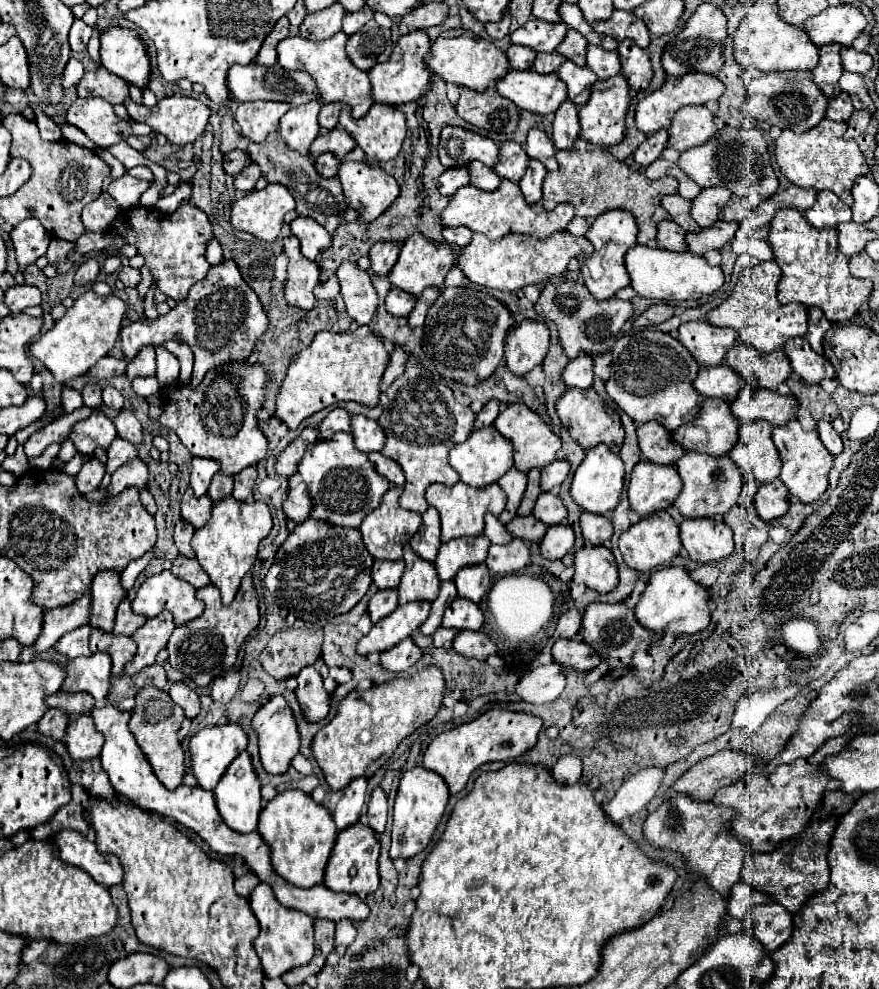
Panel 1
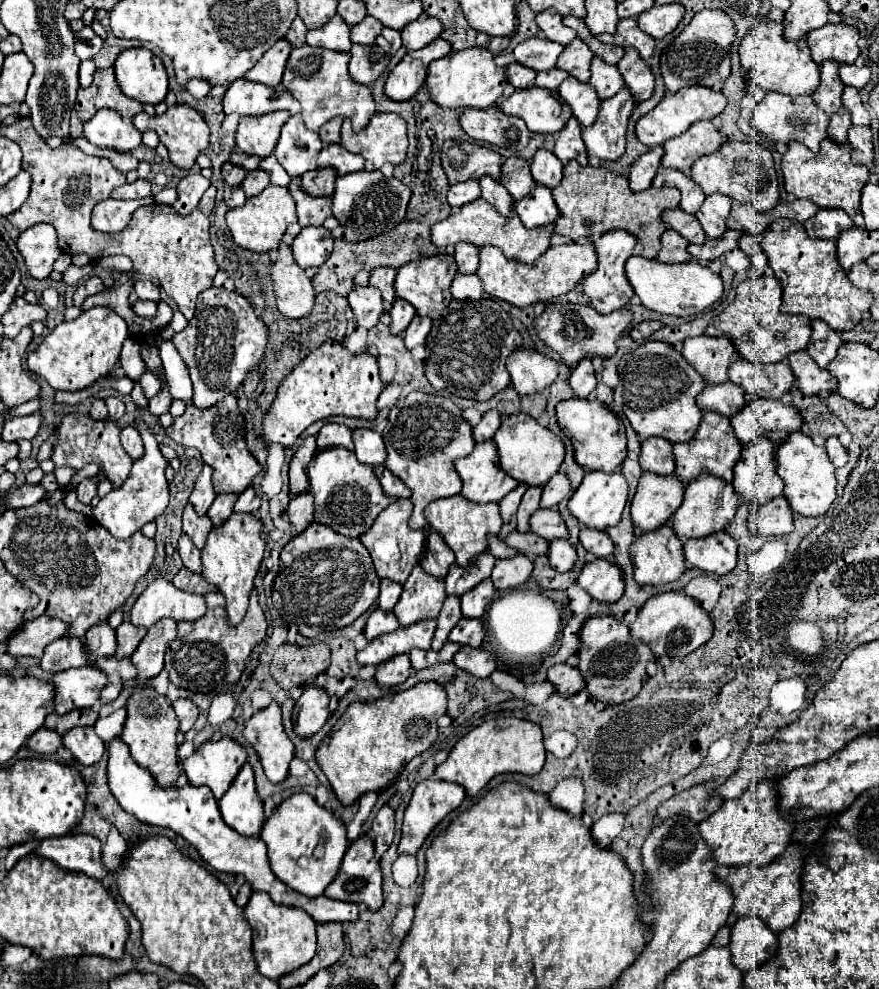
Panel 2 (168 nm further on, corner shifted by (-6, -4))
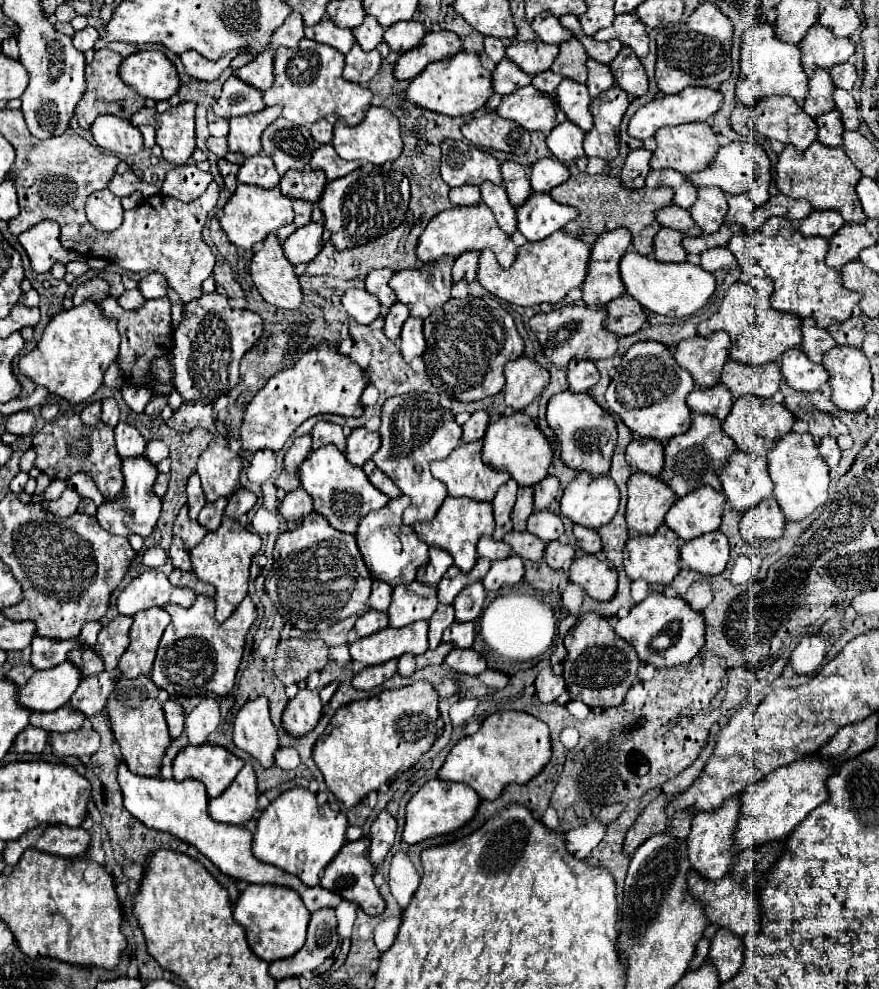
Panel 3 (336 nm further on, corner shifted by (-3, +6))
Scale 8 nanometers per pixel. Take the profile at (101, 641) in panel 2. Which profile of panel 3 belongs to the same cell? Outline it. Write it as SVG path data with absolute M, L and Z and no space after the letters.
M81 645L79 649L73 649L67 659L83 669L83 677L93 675L93 673L101 673L101 669L103 669L103 659L99 657L99 653L93 647Z

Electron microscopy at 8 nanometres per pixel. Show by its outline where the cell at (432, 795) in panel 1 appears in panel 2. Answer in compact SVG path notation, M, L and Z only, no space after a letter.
M426 779L420 781L414 789L414 795L406 807L404 813L404 825L402 825L402 839L398 845L398 853L410 853L416 855L416 851L422 847L424 839L432 833L432 829L454 809L458 809L462 805L462 801L466 799L466 791L464 787L456 785L456 783L446 783L440 779Z

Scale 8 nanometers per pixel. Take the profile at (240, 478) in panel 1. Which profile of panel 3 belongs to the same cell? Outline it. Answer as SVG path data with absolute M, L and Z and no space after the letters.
M239 487L231 497L229 497L229 503L227 503L227 509L225 509L225 515L231 517L231 519L239 519L241 515L245 515L247 511L251 511L251 507L257 503L257 495L245 487Z

